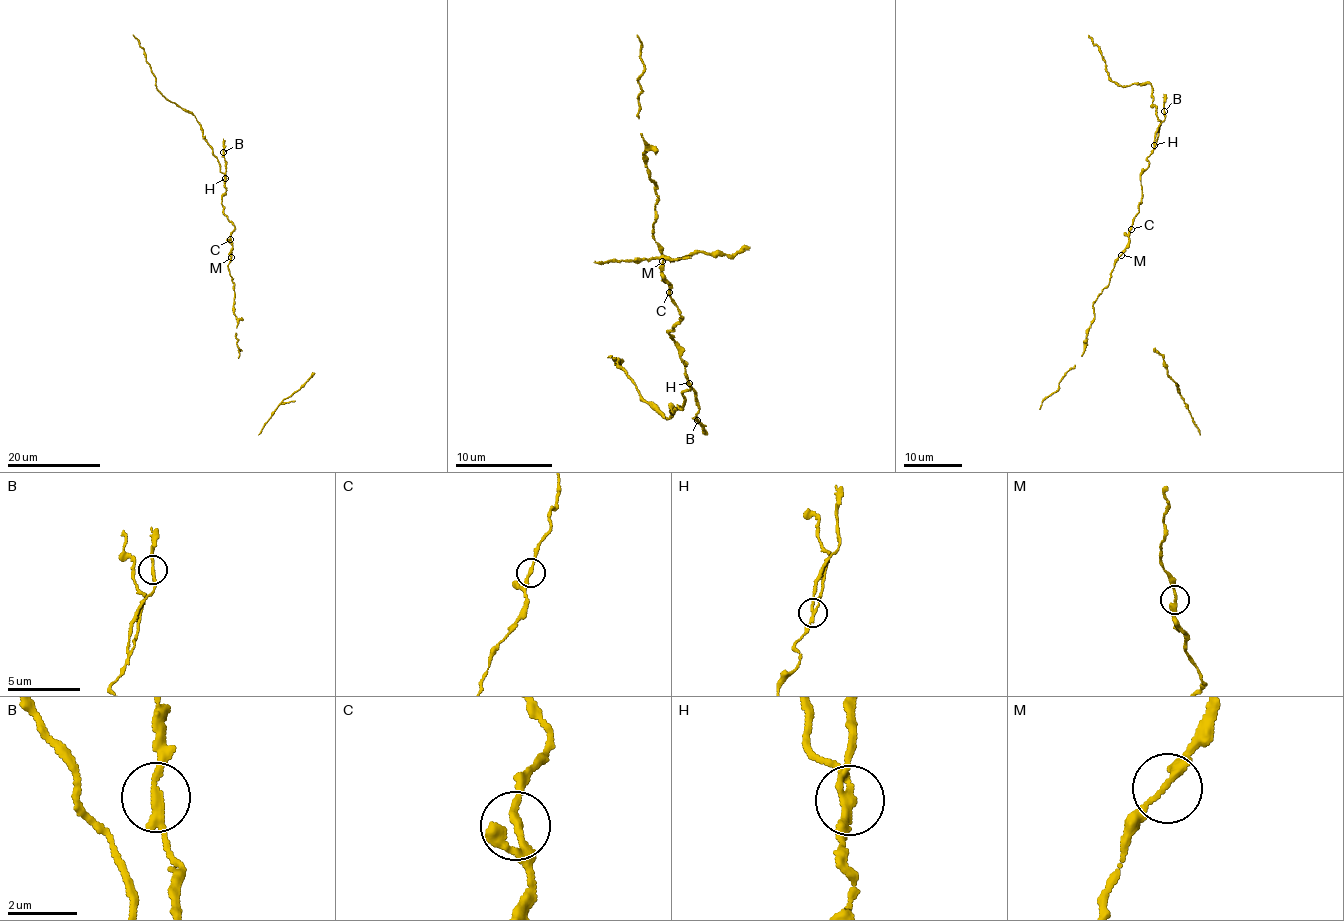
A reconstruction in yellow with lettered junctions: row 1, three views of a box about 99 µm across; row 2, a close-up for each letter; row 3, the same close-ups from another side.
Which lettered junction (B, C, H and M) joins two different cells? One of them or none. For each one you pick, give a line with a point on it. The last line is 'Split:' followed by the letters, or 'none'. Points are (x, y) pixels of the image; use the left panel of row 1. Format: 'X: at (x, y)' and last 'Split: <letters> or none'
H: at (225, 178)
Split: H

